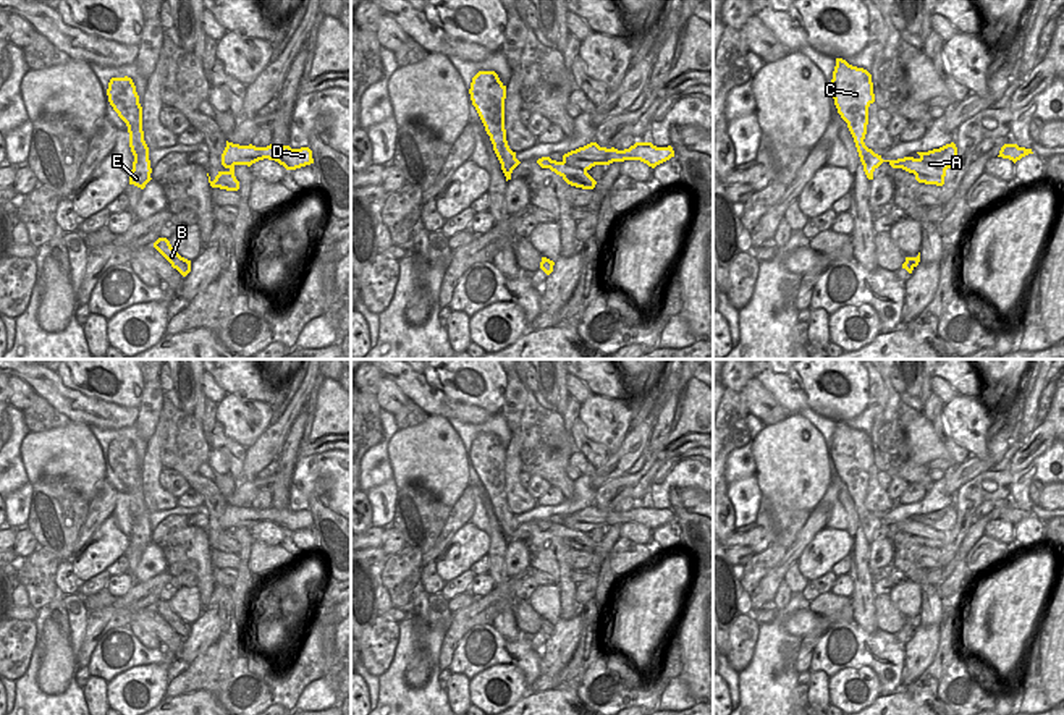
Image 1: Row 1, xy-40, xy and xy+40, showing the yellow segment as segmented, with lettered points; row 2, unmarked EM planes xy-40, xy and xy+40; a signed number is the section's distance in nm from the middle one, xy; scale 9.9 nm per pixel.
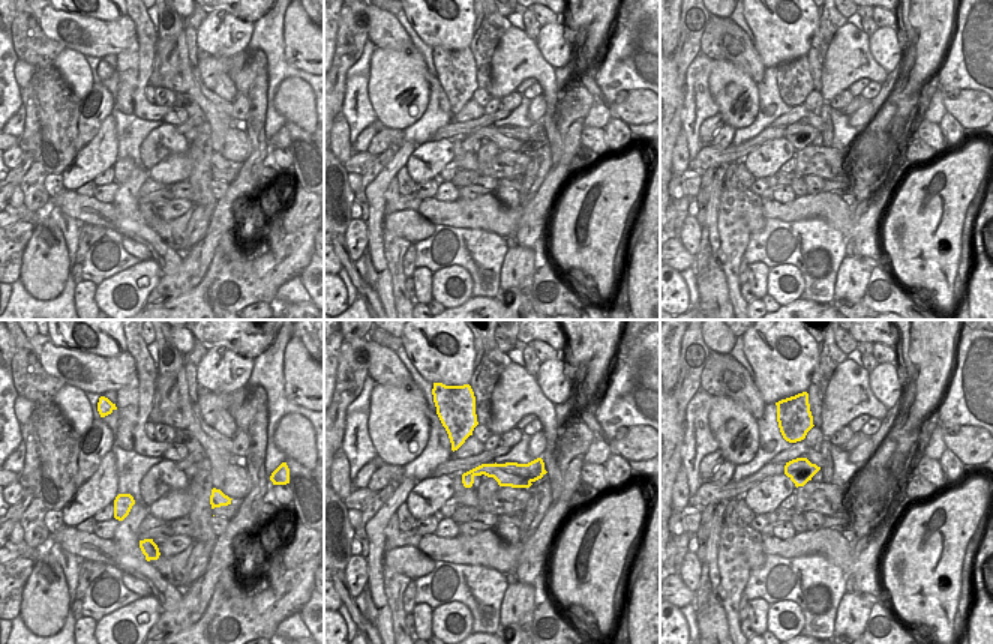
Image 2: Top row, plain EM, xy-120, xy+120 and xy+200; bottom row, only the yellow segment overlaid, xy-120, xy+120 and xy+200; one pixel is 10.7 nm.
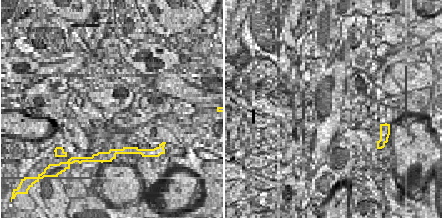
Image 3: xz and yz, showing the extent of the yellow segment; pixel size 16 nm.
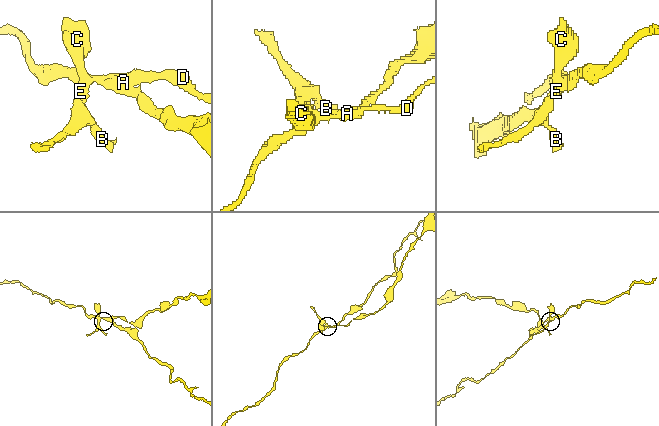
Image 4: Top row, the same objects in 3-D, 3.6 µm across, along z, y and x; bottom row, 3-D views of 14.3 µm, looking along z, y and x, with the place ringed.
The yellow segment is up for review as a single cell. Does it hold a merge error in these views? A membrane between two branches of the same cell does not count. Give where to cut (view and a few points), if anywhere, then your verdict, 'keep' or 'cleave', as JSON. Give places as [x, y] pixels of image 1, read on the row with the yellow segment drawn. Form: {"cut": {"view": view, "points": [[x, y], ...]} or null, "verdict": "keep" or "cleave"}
{"cut": {"view": "xy+40", "points": [[919, 152], [941, 152], [953, 164]]}, "verdict": "cleave"}

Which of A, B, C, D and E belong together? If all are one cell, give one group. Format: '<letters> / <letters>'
A B C E / D

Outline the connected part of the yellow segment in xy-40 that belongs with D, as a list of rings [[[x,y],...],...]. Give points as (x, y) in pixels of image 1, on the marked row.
[[[226,141],[226,147],[222,154],[222,163],[231,165],[251,167],[264,159],[275,160],[286,170],[296,170],[314,163],[312,150],[309,147],[291,149],[289,146],[277,147],[272,144],[267,147],[255,147],[252,144],[239,146]]]

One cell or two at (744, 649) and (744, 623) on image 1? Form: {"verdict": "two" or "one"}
{"verdict": "one"}

